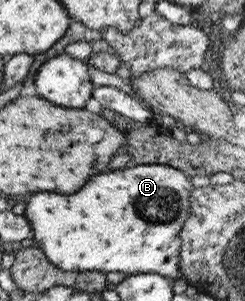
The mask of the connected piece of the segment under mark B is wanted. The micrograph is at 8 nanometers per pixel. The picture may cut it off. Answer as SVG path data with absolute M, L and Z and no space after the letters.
M146 164L135 165L126 169L118 169L112 173L102 173L98 177L92 177L80 191L72 193L72 195L56 195L56 193L46 193L46 191L38 191L34 193L24 209L24 217L30 229L32 229L31 237L38 249L46 255L46 259L50 263L54 263L56 267L64 272L100 272L100 273L126 273L126 275L156 273L169 280L185 281L180 272L179 264L179 249L180 249L180 236L182 224L185 222L189 210L189 191L192 185L189 182L188 176L184 175L181 171L174 169L168 165Z

